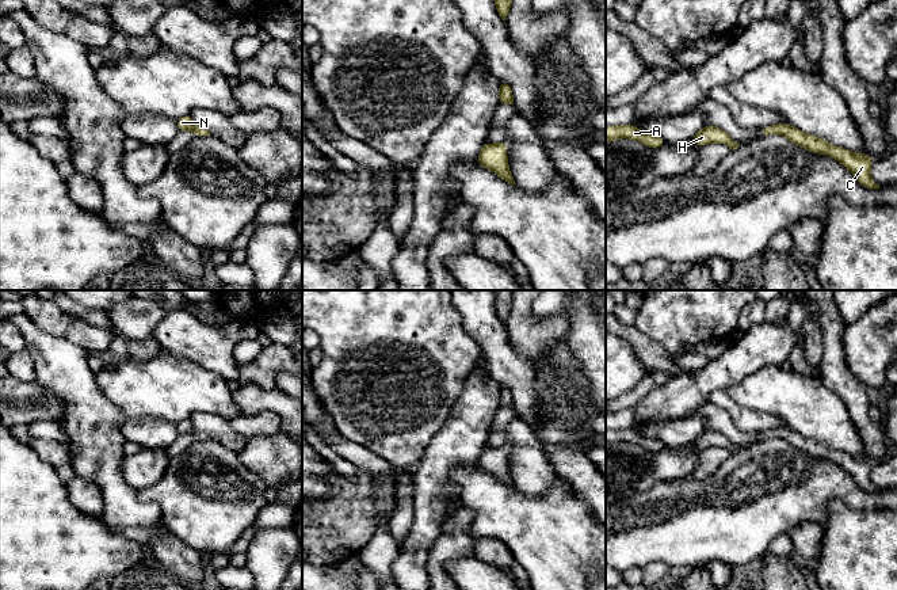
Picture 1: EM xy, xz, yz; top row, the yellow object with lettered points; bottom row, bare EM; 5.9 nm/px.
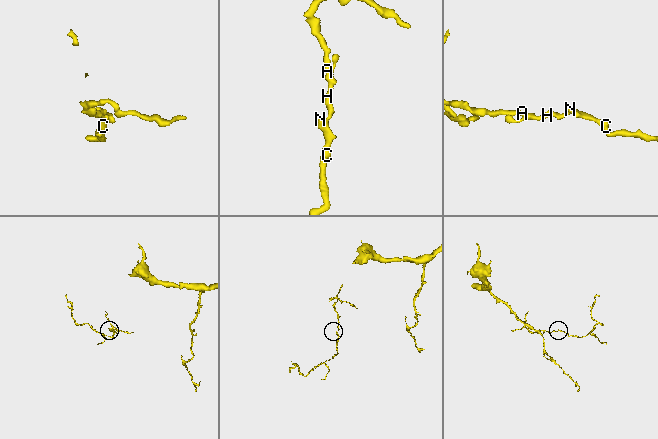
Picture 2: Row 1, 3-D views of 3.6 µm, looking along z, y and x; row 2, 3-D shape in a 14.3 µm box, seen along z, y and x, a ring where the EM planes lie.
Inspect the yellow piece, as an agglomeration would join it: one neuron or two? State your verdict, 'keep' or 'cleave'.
keep

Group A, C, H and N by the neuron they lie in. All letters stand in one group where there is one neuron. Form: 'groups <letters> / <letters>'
groups A C H N

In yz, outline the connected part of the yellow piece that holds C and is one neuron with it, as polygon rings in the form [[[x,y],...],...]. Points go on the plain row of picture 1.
[[[778,427],[767,430],[766,433],[760,433],[760,439],[764,441],[767,438],[780,438],[789,442],[793,448],[802,450],[810,456],[828,458],[836,464],[839,464],[852,479],[862,487],[866,492],[879,492],[873,481],[870,480],[870,472],[873,464],[866,457],[854,457],[848,453],[839,452],[832,449],[813,438],[804,437],[797,431],[790,430],[789,427]]]

